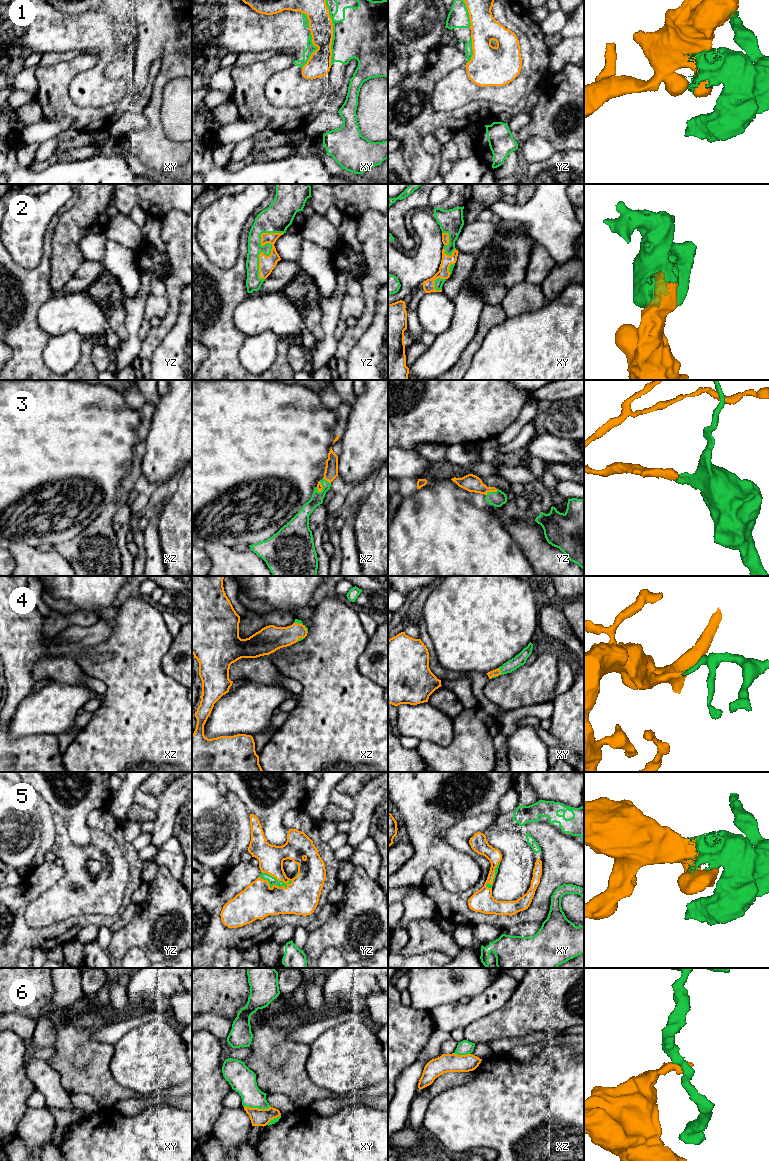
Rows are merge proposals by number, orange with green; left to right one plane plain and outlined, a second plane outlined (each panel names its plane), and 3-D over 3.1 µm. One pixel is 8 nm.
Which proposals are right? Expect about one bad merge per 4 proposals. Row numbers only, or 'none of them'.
2, 3, 4, 5

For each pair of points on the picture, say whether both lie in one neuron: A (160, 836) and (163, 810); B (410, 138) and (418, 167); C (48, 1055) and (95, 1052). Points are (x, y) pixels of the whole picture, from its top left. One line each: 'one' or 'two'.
A: one
B: one
C: two

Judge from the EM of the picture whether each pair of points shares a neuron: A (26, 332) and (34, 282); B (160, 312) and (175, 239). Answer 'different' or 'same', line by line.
A: same
B: different

